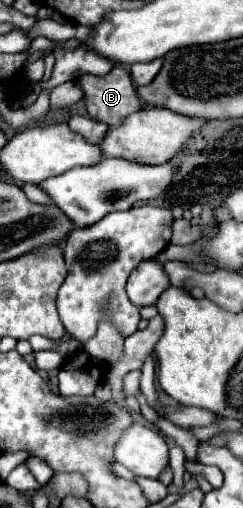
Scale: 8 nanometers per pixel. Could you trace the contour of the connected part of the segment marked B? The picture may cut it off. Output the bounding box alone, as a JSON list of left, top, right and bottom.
[79,66,141,126]

